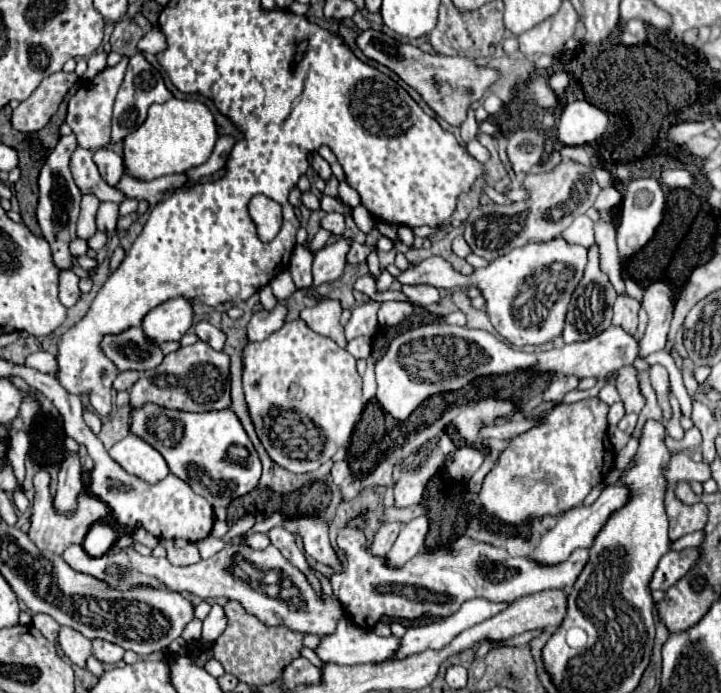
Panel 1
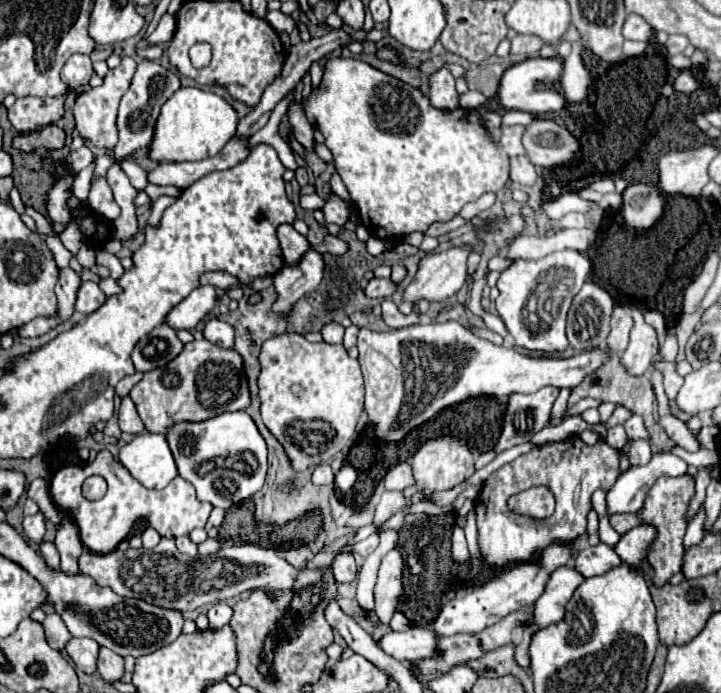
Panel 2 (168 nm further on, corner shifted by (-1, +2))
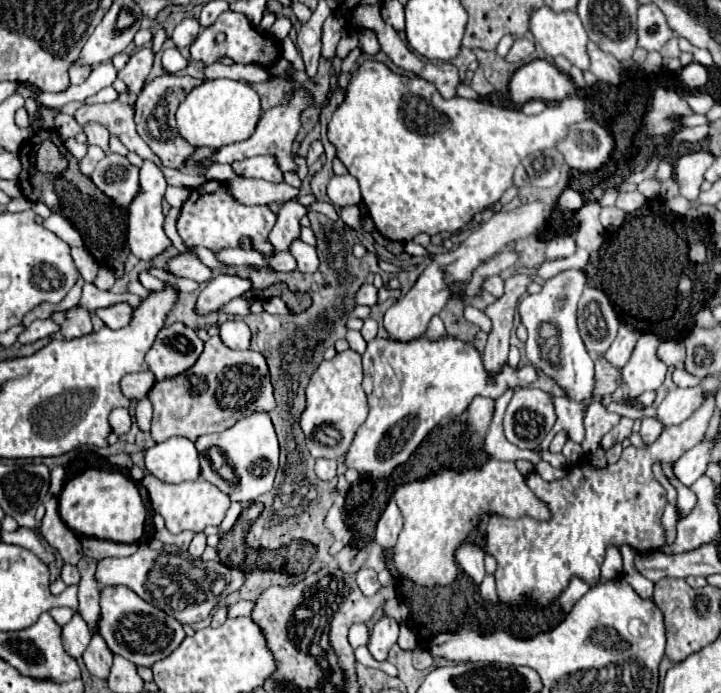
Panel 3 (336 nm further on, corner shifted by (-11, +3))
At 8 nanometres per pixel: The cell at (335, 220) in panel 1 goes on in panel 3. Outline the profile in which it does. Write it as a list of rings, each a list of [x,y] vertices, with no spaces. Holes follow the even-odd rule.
[[[334,175],[328,183],[328,197],[336,207],[346,207],[346,205],[358,205],[362,201],[360,197],[360,187],[356,177],[348,175]]]

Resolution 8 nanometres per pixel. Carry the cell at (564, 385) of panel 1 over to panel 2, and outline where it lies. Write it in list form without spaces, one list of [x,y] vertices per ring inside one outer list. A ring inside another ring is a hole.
[[[544,386],[532,394],[512,394],[508,398],[504,428],[494,452],[500,454],[516,444],[524,444],[534,432],[542,430],[558,394],[560,388],[554,386]]]

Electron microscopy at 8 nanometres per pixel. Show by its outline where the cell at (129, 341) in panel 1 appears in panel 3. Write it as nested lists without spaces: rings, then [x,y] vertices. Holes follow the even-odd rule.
[[[174,323],[160,329],[152,349],[146,355],[156,381],[178,377],[188,371],[204,351],[202,343],[204,341],[200,341],[196,331],[188,329],[184,323]]]

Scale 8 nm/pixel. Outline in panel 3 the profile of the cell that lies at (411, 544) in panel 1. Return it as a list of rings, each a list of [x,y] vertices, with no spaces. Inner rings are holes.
[[[382,617],[380,621],[376,621],[376,625],[370,633],[370,641],[368,641],[370,655],[376,661],[386,661],[388,651],[392,649],[396,639],[398,639],[398,623],[390,617]]]

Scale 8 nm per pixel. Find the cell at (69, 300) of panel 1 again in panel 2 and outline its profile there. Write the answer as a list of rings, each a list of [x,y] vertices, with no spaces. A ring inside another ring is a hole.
[[[86,280],[86,282],[82,282],[80,288],[78,288],[74,310],[82,312],[82,314],[90,314],[90,312],[94,312],[96,308],[100,308],[104,300],[106,300],[106,296],[104,296],[102,290],[98,288],[98,284]]]

